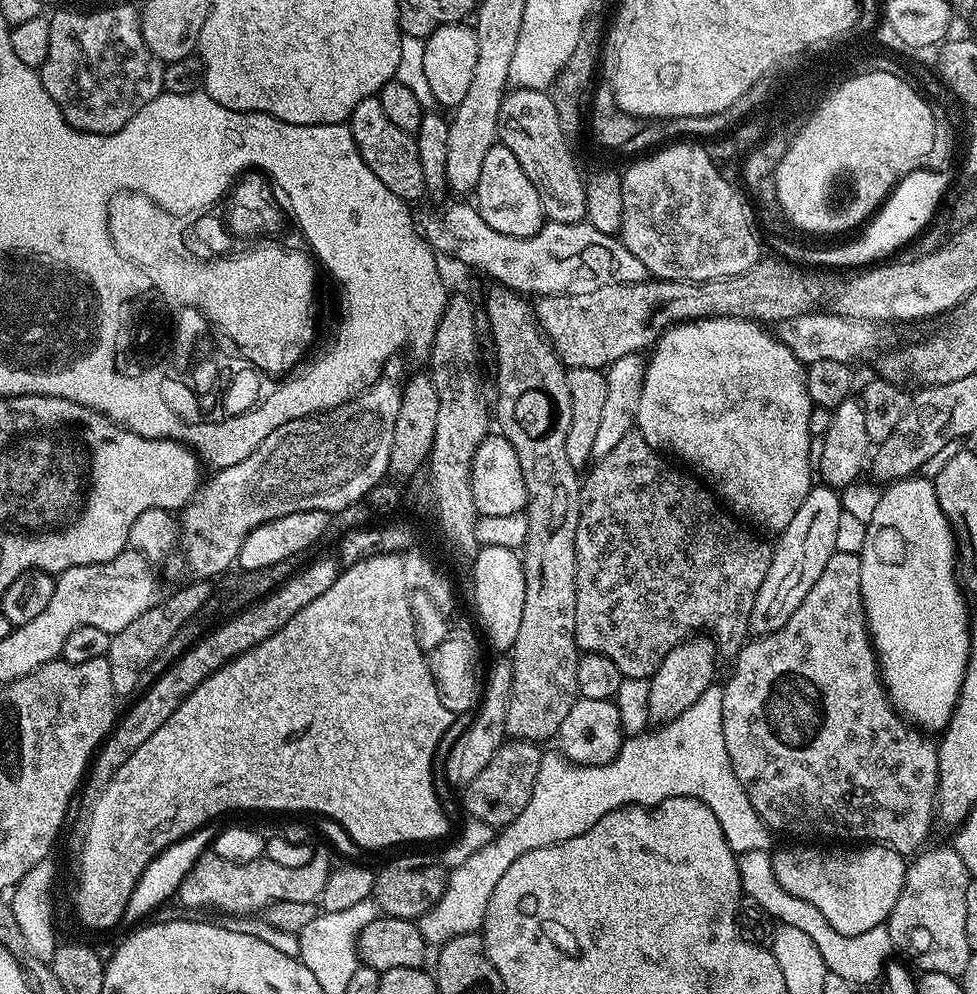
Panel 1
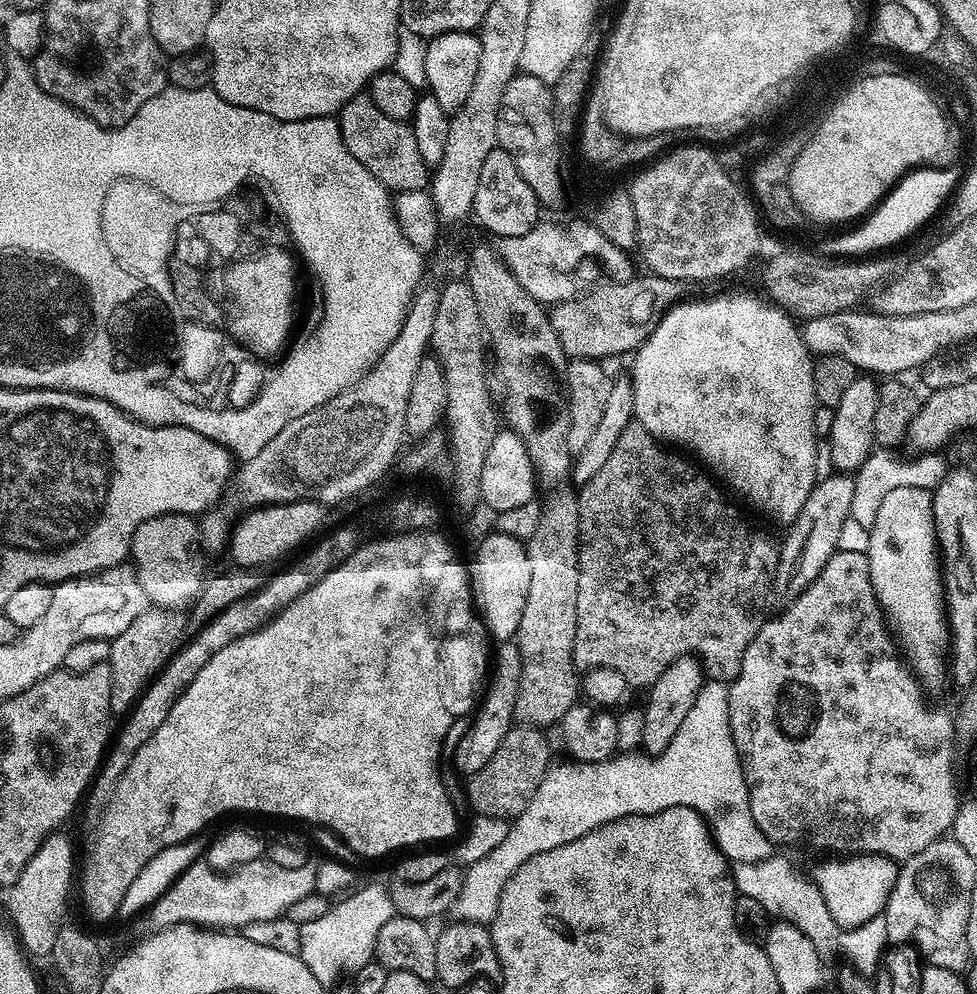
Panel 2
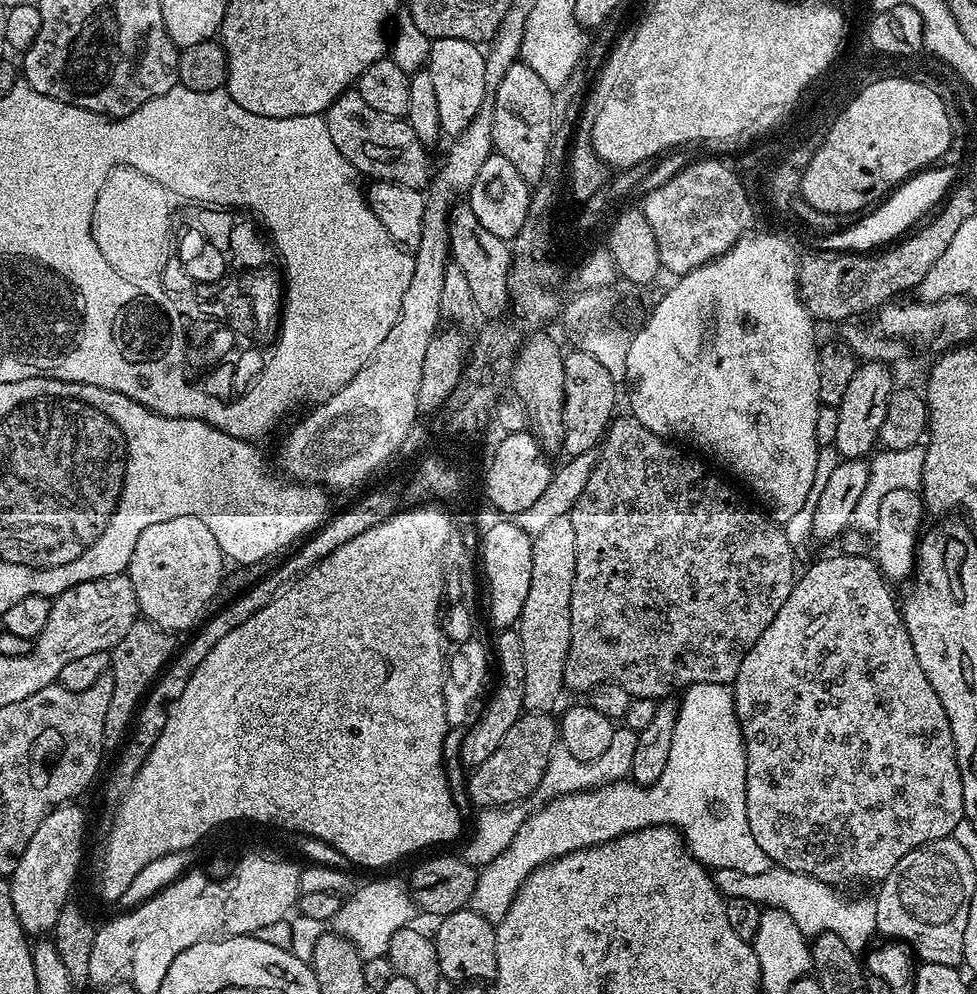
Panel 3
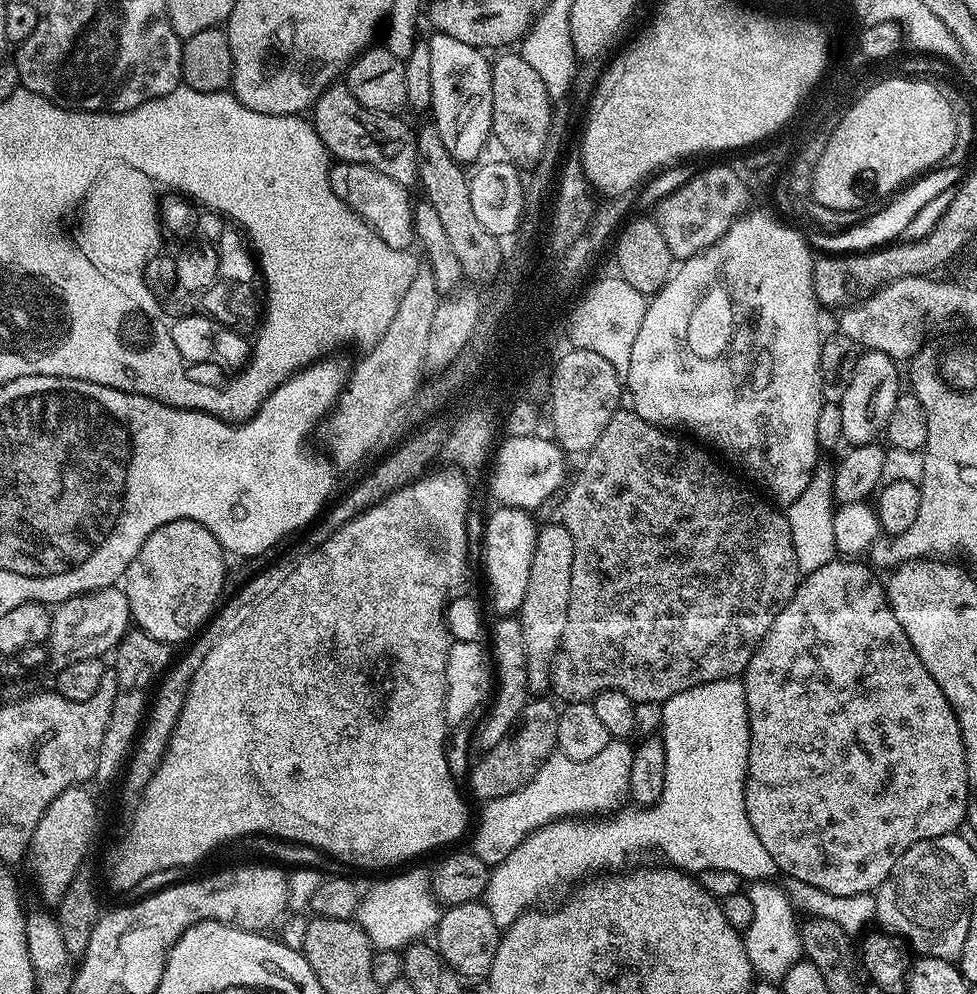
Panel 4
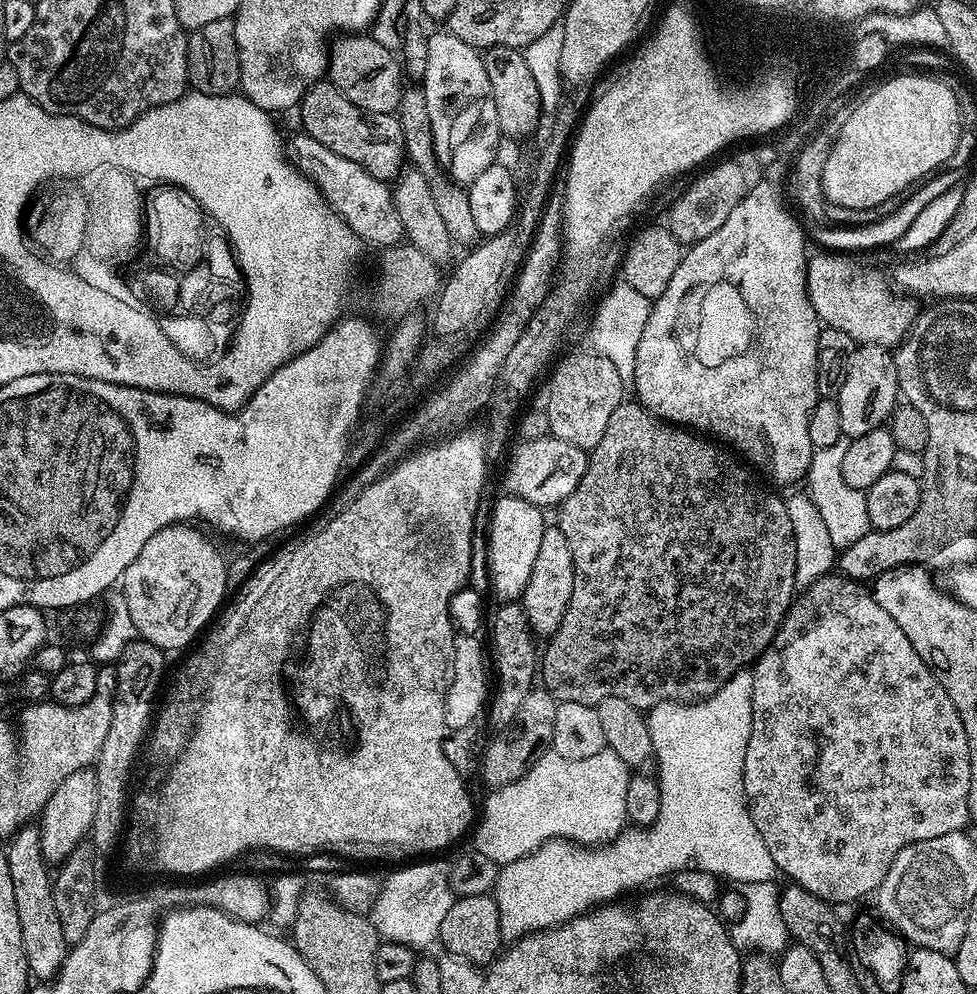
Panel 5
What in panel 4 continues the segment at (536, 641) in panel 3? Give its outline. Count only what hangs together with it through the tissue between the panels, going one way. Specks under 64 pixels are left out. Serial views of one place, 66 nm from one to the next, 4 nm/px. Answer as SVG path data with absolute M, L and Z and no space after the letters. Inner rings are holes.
M563 526L541 527L536 534L534 558L530 562L526 598L522 598L518 613L522 642L526 642L529 693L547 693L552 683L552 660L560 650L562 630L566 630L566 610L570 606L570 570L573 566L574 538L570 538L570 530Z

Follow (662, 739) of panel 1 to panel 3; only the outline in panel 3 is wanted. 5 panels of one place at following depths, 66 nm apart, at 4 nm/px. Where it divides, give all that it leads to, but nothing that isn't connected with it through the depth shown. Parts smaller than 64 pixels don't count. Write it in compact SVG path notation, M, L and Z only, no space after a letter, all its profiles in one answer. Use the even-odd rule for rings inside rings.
M690 684L683 689L684 701L679 701L680 713L674 726L674 738L670 750L670 762L658 782L647 786L625 778L613 784L602 784L599 788L588 788L584 792L568 792L564 796L554 796L541 803L536 813L525 815L518 826L510 846L494 858L486 867L479 869L471 907L492 925L502 922L514 902L517 890L526 882L534 870L552 860L562 858L571 852L601 844L618 838L627 832L637 832L650 826L666 824L676 829L684 837L684 844L695 860L705 868L733 868L742 874L762 874L770 866L766 850L754 842L750 830L750 818L746 818L746 758L744 739L740 733L740 723L736 717L736 707L732 701L732 690L727 684Z

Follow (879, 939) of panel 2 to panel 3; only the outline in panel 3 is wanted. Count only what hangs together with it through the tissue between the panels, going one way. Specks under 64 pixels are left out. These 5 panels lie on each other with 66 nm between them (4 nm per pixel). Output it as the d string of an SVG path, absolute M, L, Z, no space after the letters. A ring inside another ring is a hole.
M769 866L762 874L742 874L742 870L733 868L717 868L714 872L716 887L727 899L746 898L759 906L781 908L794 918L794 926L802 930L809 938L821 936L823 932L833 932L850 946L857 954L869 947L871 936L877 935L878 906L875 899L847 900L839 896L837 889L831 884L822 882L813 876L795 872L789 868Z

